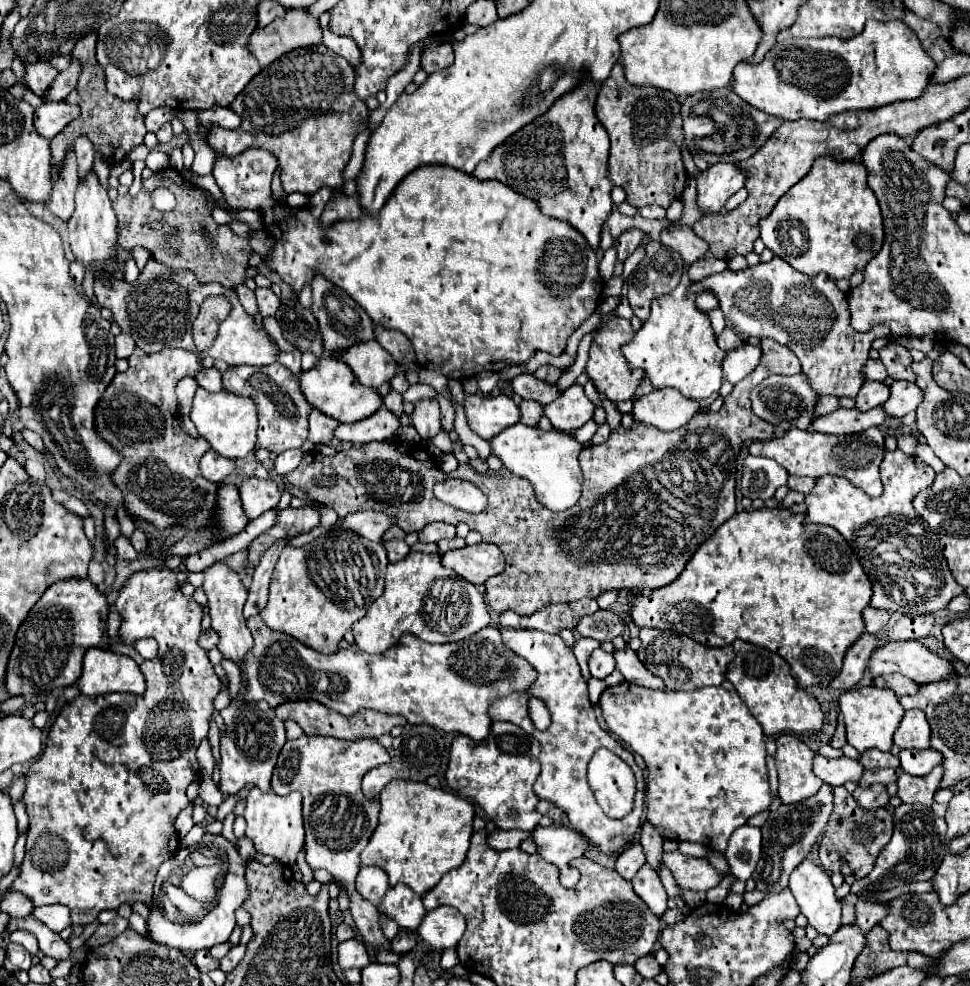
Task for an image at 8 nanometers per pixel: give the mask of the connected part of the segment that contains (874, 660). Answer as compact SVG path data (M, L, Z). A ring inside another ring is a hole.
M916 640L886 642L872 652L868 662L868 672L872 676L886 676L898 672L918 684L942 680L952 670L954 668L946 658L930 652Z

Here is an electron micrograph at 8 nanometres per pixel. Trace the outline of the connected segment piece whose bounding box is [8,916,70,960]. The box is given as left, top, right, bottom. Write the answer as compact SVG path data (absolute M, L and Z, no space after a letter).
M34 916L12 918L8 924L8 932L14 932L14 930L26 930L34 934L38 938L40 950L46 956L52 956L56 960L66 960L70 956L70 946L56 932L50 932L50 928L46 928L46 924L38 922Z

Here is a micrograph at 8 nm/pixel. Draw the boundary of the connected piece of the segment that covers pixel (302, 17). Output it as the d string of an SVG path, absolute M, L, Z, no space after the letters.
M288 10L286 16L274 20L266 28L254 30L248 48L260 66L266 68L272 60L294 48L314 46L320 42L322 28L318 24L318 18L310 16L306 10Z

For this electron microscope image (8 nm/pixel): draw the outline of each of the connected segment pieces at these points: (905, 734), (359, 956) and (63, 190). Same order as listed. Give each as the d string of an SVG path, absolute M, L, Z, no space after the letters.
M906 710L894 732L894 744L900 748L930 748L930 724L922 710Z
M356 938L340 942L340 946L338 946L338 964L340 964L342 970L350 970L350 968L362 970L362 968L366 968L370 964L370 956L368 956L366 946Z
M66 152L66 164L58 170L54 192L50 198L50 212L56 214L62 220L68 220L74 212L74 190L78 186L78 174L76 174L76 156L74 152Z

